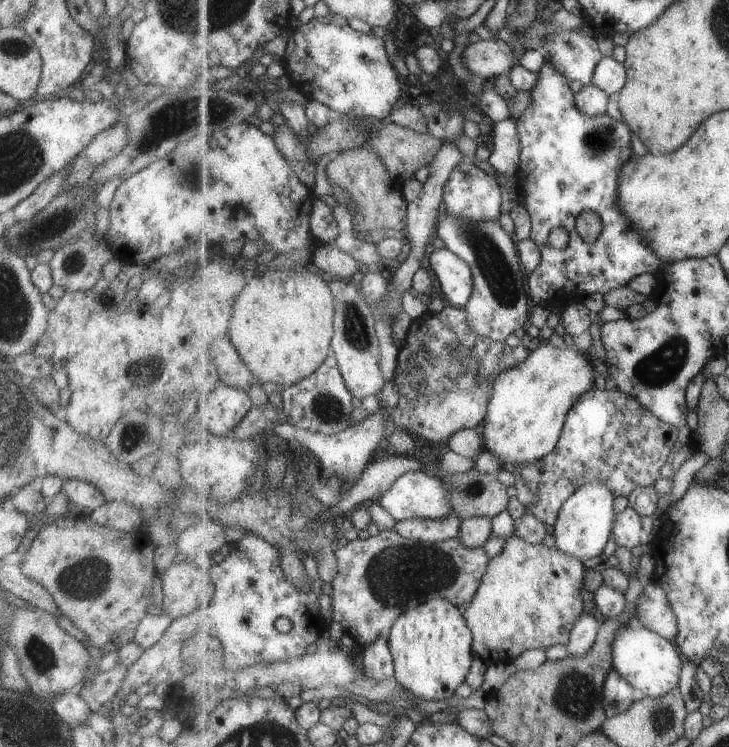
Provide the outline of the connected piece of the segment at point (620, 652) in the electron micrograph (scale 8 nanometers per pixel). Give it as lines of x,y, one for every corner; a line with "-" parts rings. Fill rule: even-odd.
644,624
625,625
619,630
615,640
613,670
619,671
636,689
642,690
648,697
660,698
674,691
682,680
685,661
681,648
675,641
668,640
668,637

